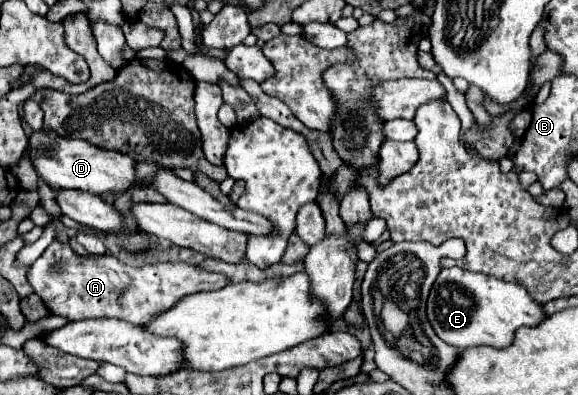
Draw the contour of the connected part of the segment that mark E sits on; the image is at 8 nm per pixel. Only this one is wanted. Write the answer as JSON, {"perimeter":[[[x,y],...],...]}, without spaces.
{"perimeter":[[[443,268],[427,300],[427,318],[435,334],[459,350],[467,350],[471,346],[507,348],[511,346],[517,328],[539,326],[545,320],[545,312],[529,298],[527,290],[515,282],[511,284],[493,276],[467,272],[463,268]]]}

